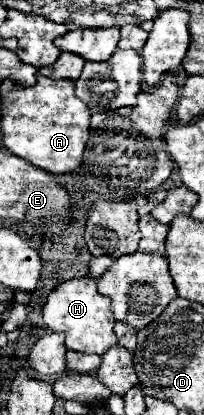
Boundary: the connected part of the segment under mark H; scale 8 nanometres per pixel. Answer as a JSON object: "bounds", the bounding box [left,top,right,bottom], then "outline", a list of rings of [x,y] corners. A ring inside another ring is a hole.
{"bounds":[44,277,116,353],"outline":[[[92,277],[82,279],[68,279],[60,283],[46,299],[44,305],[44,325],[52,331],[66,335],[66,347],[82,353],[106,353],[112,345],[116,345],[116,335],[112,331],[114,317],[112,317],[112,303],[96,291],[96,281]],[[54,305],[54,313],[52,313]]]}

